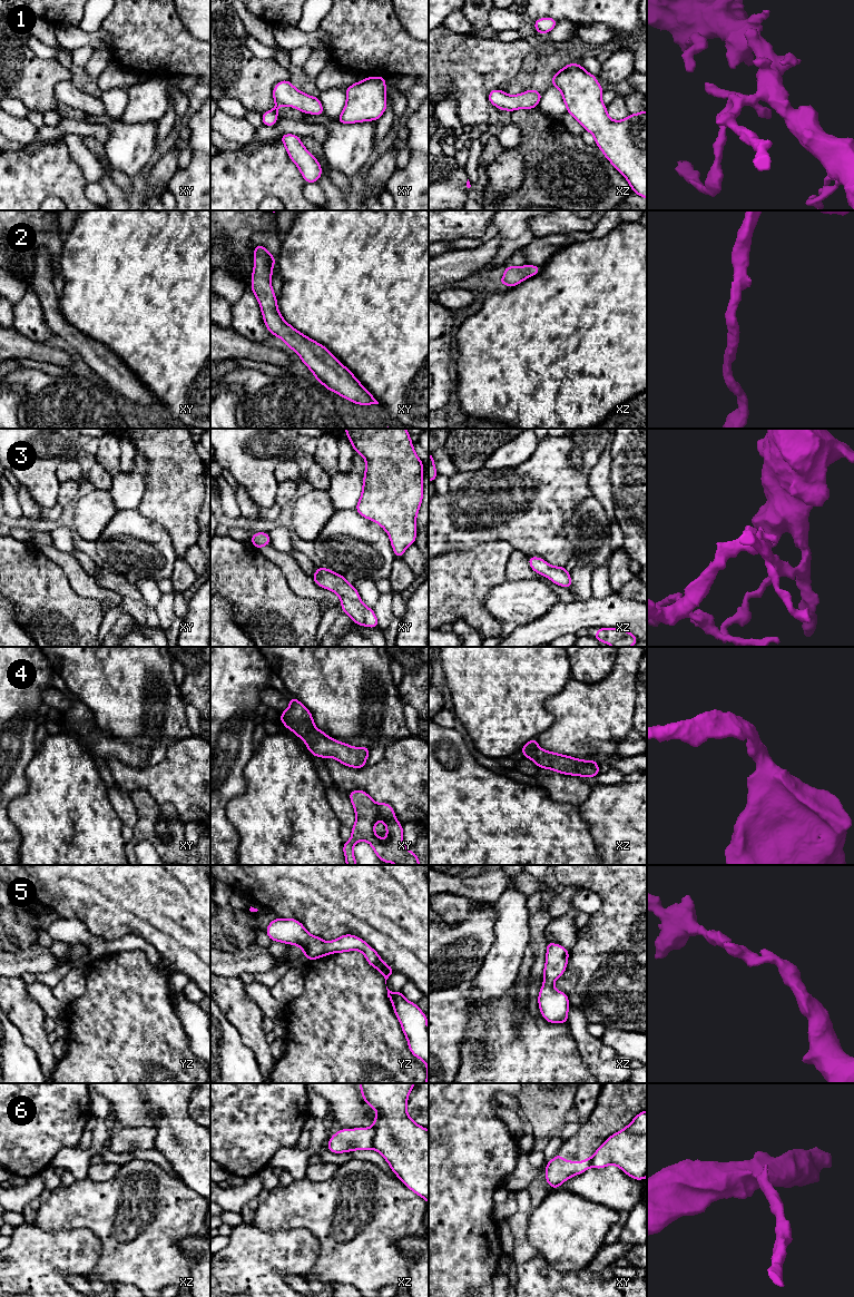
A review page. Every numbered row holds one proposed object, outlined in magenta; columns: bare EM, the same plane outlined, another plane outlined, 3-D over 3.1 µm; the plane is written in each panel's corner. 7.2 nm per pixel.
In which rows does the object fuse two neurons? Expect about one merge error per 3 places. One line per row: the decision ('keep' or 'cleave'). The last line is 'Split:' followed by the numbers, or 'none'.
1: keep
2: keep
3: keep
4: keep
5: keep
6: cleave
Split: 6

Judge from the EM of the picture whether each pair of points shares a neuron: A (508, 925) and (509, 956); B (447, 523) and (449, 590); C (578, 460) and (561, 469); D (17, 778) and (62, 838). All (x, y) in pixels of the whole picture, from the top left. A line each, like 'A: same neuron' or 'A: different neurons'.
A: same neuron
B: different neurons
C: different neurons
D: different neurons

